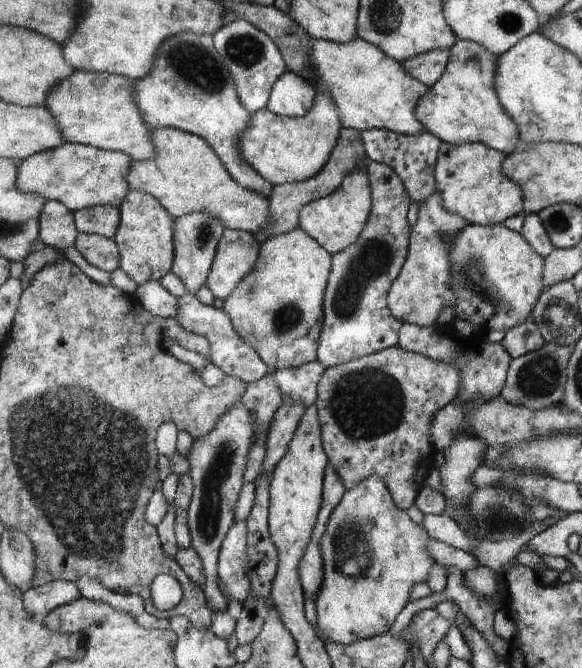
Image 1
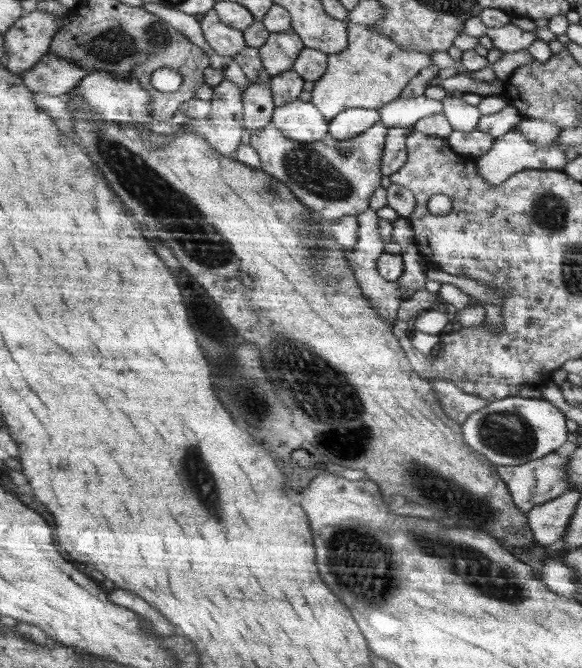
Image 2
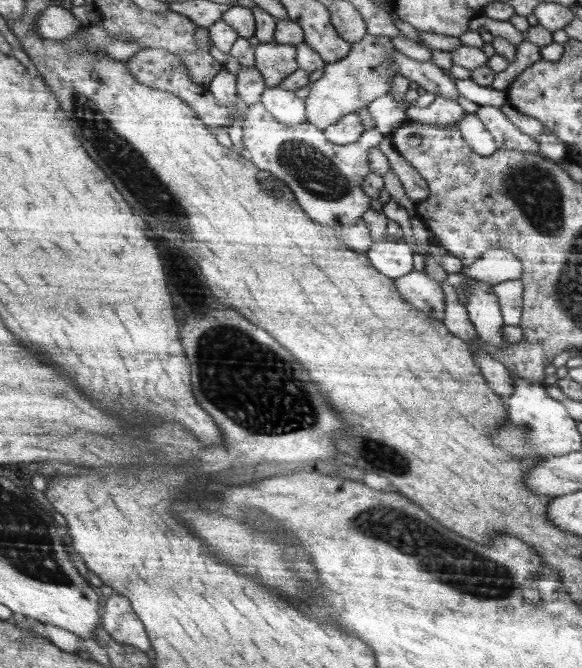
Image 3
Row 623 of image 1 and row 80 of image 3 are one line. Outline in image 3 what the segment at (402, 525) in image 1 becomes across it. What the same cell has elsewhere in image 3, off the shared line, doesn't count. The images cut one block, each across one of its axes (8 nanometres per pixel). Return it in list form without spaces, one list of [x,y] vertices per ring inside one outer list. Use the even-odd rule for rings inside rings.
[[[368,33],[359,42],[352,44],[349,55],[341,61],[326,63],[323,76],[313,82],[310,92],[305,98],[306,122],[321,127],[333,125],[348,114],[366,109],[377,98],[384,97],[390,92],[394,76],[399,74],[398,66],[390,60],[391,55],[397,53],[391,38],[384,35],[372,36]]]

